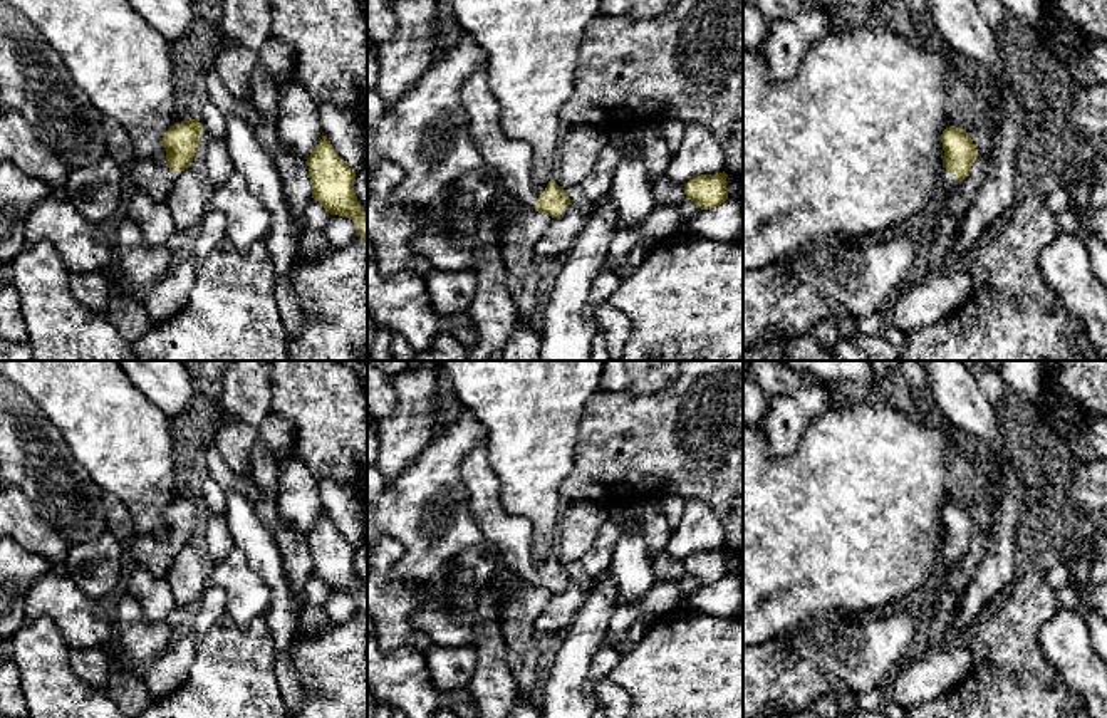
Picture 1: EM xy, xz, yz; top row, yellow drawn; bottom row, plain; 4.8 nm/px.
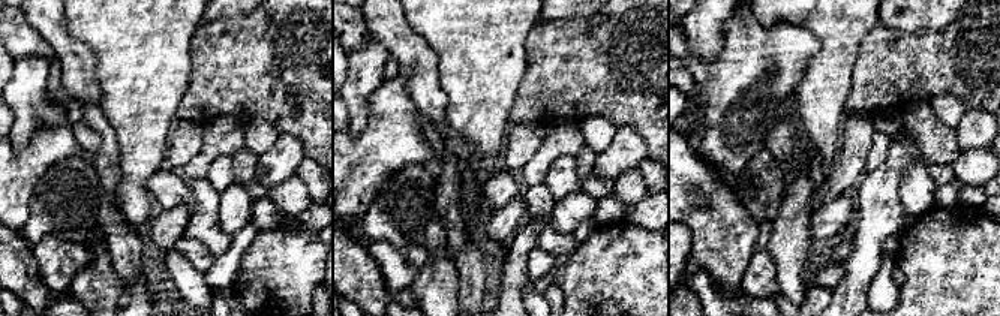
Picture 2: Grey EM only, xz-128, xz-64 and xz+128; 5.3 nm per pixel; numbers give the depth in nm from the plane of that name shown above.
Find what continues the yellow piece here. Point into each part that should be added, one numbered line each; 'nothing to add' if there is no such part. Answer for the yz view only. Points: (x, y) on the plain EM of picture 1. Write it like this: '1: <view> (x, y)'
1: yz (948, 556)

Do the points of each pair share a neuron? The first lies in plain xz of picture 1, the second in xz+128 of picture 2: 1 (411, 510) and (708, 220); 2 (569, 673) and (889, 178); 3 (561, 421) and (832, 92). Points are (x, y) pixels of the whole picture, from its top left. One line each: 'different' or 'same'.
1: different
2: same
3: same

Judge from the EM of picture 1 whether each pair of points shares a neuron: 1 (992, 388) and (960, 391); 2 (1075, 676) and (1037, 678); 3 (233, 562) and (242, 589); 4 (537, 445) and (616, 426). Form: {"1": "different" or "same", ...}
{"1": "different", "2": "different", "3": "same", "4": "different"}

